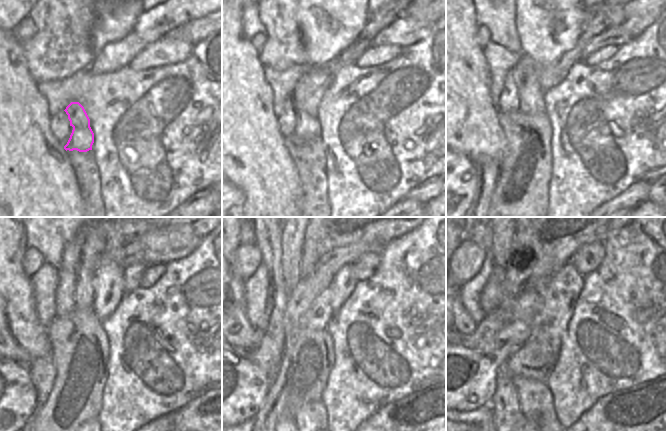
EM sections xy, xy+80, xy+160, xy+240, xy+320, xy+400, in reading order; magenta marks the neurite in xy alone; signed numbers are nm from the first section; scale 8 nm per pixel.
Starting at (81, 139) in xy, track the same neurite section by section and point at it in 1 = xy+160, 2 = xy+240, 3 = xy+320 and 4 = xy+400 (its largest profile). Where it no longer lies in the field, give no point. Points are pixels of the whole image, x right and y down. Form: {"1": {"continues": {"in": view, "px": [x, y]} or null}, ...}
{"1": {"continues": {"in": "xy+160", "px": [527, 73]}}, "2": {"continues": {"in": "xy+240", "px": [83, 290]}}, "3": {"continues": {"in": "xy+320", "px": [310, 256]}}, "4": {"continues": null}}

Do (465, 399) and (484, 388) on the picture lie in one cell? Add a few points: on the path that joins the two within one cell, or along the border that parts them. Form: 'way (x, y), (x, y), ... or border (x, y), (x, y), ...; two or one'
way (470, 394), (476, 388), (479, 388); one

